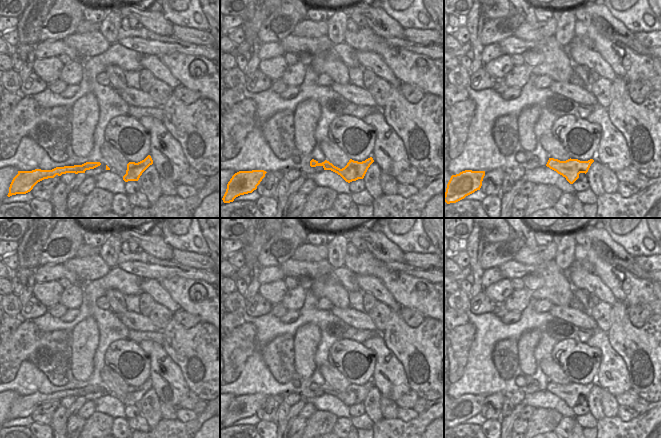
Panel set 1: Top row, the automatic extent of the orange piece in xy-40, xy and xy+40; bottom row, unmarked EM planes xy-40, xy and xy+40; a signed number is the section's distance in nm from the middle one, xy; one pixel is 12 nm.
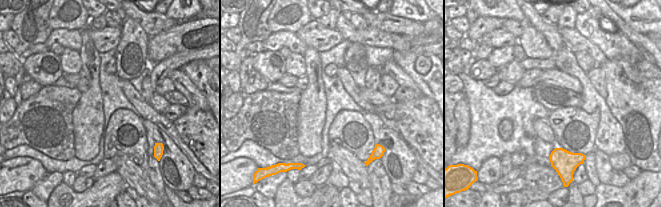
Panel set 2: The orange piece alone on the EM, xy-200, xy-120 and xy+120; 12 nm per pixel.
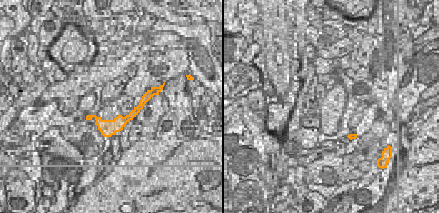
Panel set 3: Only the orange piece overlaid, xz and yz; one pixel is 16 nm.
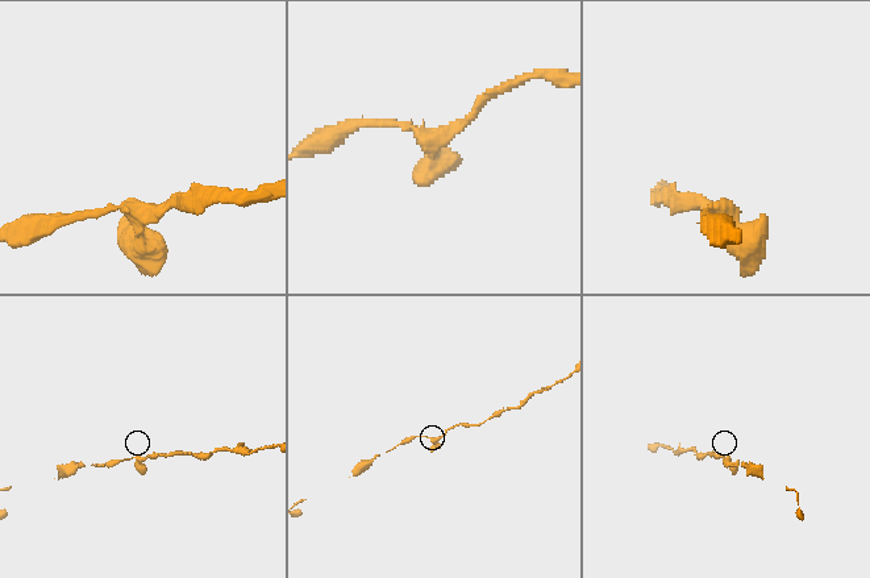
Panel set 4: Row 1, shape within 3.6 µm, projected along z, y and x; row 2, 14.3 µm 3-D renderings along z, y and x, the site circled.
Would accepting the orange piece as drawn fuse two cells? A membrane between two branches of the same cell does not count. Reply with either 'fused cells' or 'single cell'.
single cell

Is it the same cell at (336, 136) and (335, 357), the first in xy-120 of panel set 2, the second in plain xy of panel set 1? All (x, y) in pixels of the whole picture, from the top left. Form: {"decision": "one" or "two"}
{"decision": "one"}

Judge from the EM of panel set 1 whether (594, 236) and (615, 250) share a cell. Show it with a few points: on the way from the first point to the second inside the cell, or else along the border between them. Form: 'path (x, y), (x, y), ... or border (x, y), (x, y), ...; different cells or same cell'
path (600, 236), (603, 236), (611, 244); same cell

